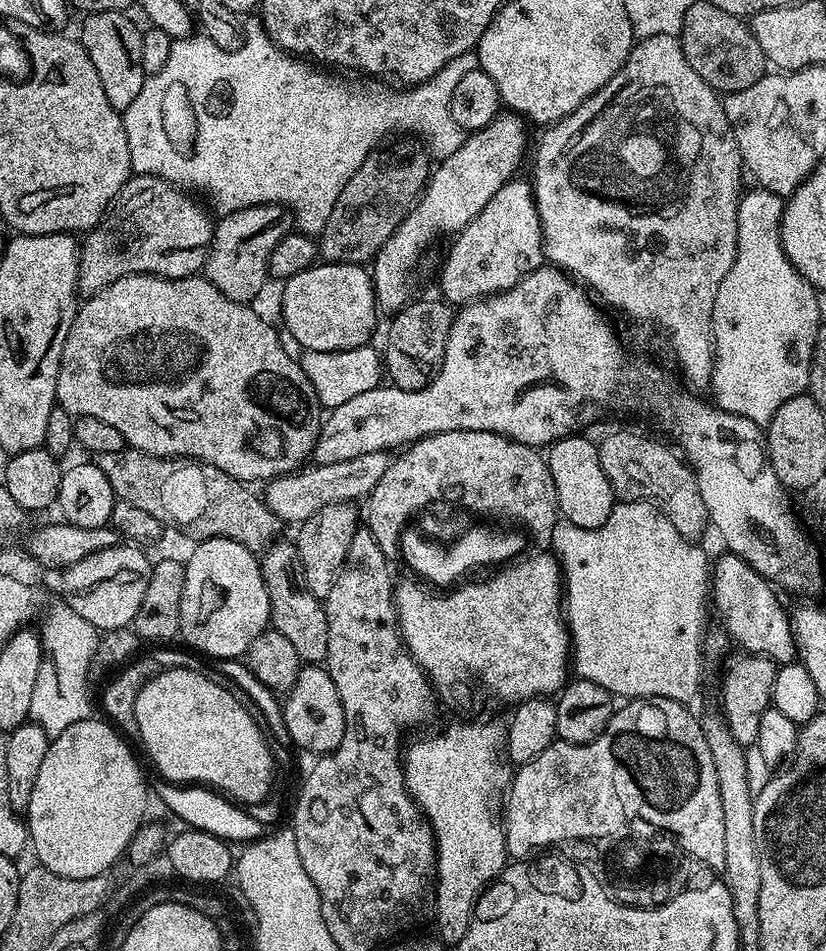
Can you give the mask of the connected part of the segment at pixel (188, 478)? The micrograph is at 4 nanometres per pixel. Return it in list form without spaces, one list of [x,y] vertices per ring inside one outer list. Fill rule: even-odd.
[[[126,446],[121,452],[110,454],[95,453],[94,463],[106,474],[106,482],[110,482],[112,493],[117,500],[130,502],[130,506],[142,506],[146,514],[154,514],[161,524],[181,528],[193,536],[193,541],[210,538],[230,538],[254,553],[260,554],[281,539],[282,521],[265,506],[263,499],[247,488],[243,479],[218,470],[218,466],[205,464],[203,460],[191,458],[169,458],[151,456],[149,452],[139,452],[137,448]]]

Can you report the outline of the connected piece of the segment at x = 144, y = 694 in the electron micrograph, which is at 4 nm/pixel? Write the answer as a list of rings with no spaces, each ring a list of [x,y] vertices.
[[[165,667],[163,672],[159,672],[154,678],[150,678],[150,682],[146,682],[146,686],[142,686],[134,706],[134,714],[136,715],[137,730],[139,732],[138,740],[144,743],[144,748],[148,751],[149,758],[156,763],[156,768],[161,772],[160,776],[165,781],[187,782],[192,786],[207,786],[209,789],[219,790],[225,797],[231,798],[236,804],[241,806],[263,804],[265,800],[269,799],[271,792],[268,791],[272,788],[272,770],[274,771],[269,741],[260,733],[253,718],[246,714],[246,706],[242,706],[238,702],[238,698],[231,693],[230,689],[222,689],[217,683],[212,682],[208,677],[207,671],[195,672],[192,668]]]

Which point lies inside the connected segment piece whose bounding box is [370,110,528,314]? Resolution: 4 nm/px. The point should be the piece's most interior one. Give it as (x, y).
(457, 190)

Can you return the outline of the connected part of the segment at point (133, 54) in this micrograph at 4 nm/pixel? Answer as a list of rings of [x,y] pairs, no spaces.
[[[93,12],[78,33],[90,62],[94,62],[94,70],[98,70],[98,78],[102,78],[102,90],[110,98],[110,106],[117,110],[128,108],[138,98],[146,79],[142,70],[142,32],[126,17],[124,12]]]

